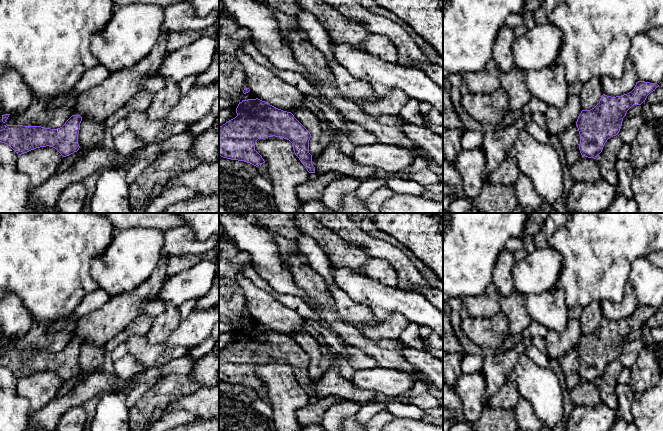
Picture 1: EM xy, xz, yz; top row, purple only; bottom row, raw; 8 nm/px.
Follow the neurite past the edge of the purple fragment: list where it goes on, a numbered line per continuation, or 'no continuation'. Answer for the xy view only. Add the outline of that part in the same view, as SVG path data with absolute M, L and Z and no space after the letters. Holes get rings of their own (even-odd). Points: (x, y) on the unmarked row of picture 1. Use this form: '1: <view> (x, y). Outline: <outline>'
no continuation

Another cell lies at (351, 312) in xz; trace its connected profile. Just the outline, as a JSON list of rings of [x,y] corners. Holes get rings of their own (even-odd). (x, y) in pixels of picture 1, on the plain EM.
[[[337,286],[332,287],[329,291],[335,299],[337,311],[344,322],[352,324],[357,329],[361,324],[377,325],[377,318],[369,307],[355,302]]]

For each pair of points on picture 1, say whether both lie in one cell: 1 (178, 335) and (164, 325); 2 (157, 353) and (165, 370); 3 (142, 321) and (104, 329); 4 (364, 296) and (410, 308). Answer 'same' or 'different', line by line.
1: different
2: different
3: different
4: same

